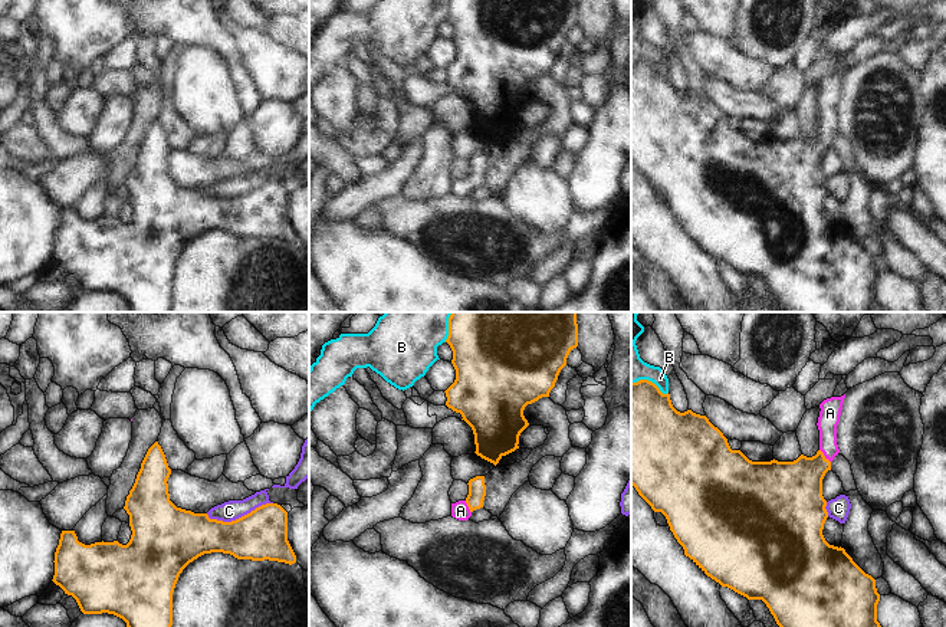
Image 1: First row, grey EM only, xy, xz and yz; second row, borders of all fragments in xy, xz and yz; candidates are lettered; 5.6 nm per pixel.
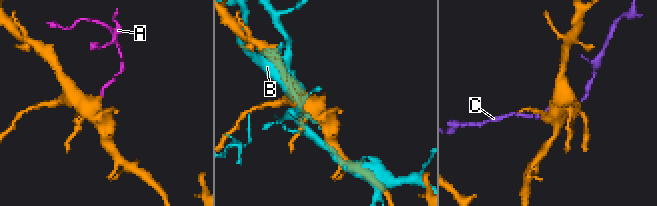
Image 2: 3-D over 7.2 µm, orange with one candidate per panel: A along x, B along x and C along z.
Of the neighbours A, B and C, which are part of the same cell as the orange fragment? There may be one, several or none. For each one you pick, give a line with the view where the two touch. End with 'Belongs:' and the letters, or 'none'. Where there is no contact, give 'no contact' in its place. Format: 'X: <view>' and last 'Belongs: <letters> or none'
A: yz
Belongs: A

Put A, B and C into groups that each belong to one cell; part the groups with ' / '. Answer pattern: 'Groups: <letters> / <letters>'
Groups: A / B / C

